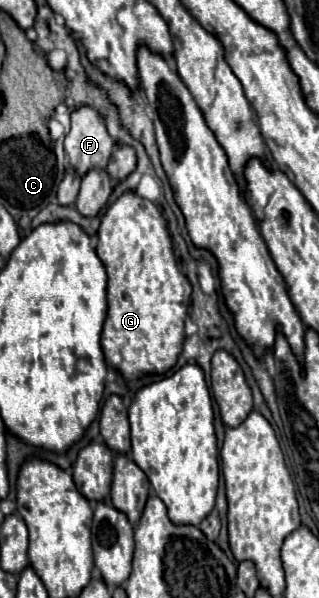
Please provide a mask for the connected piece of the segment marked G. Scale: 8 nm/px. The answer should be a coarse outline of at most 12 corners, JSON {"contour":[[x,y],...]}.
{"contour":[[162,208],[102,216],[102,330],[124,380],[170,370],[192,286]]}

